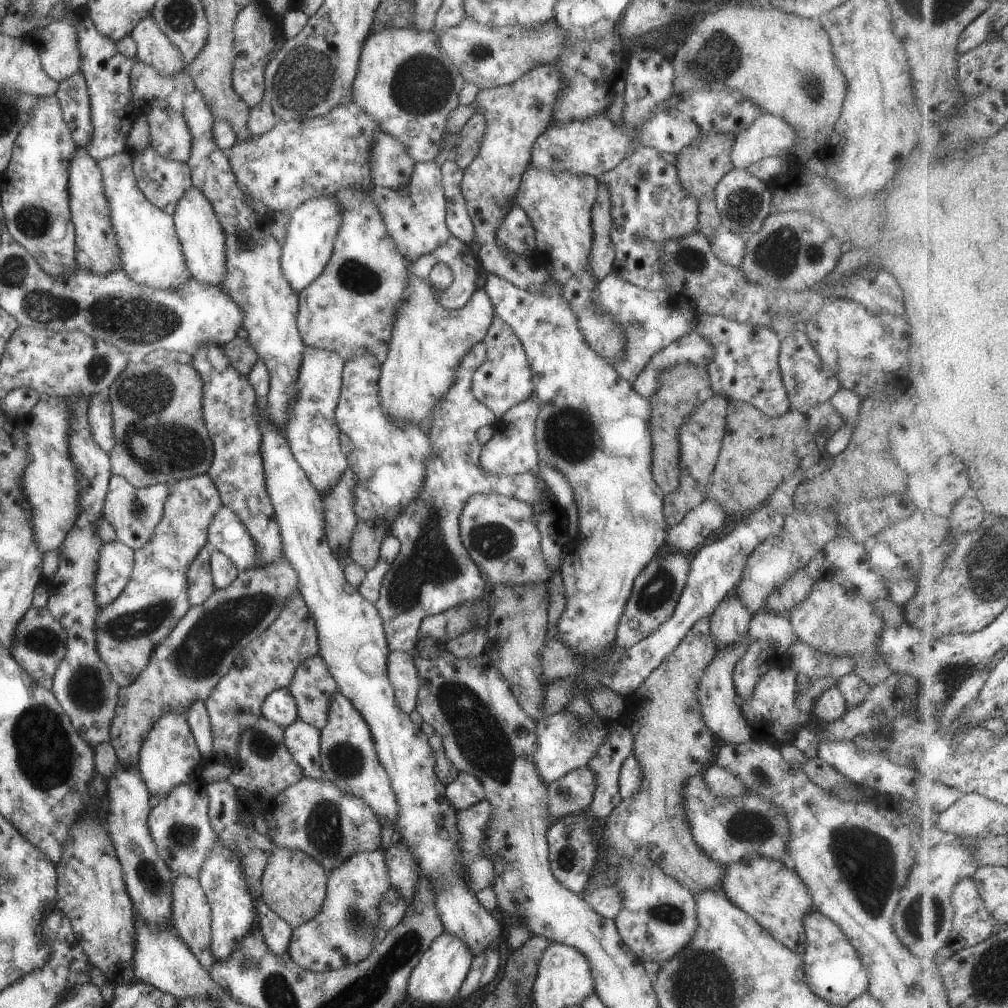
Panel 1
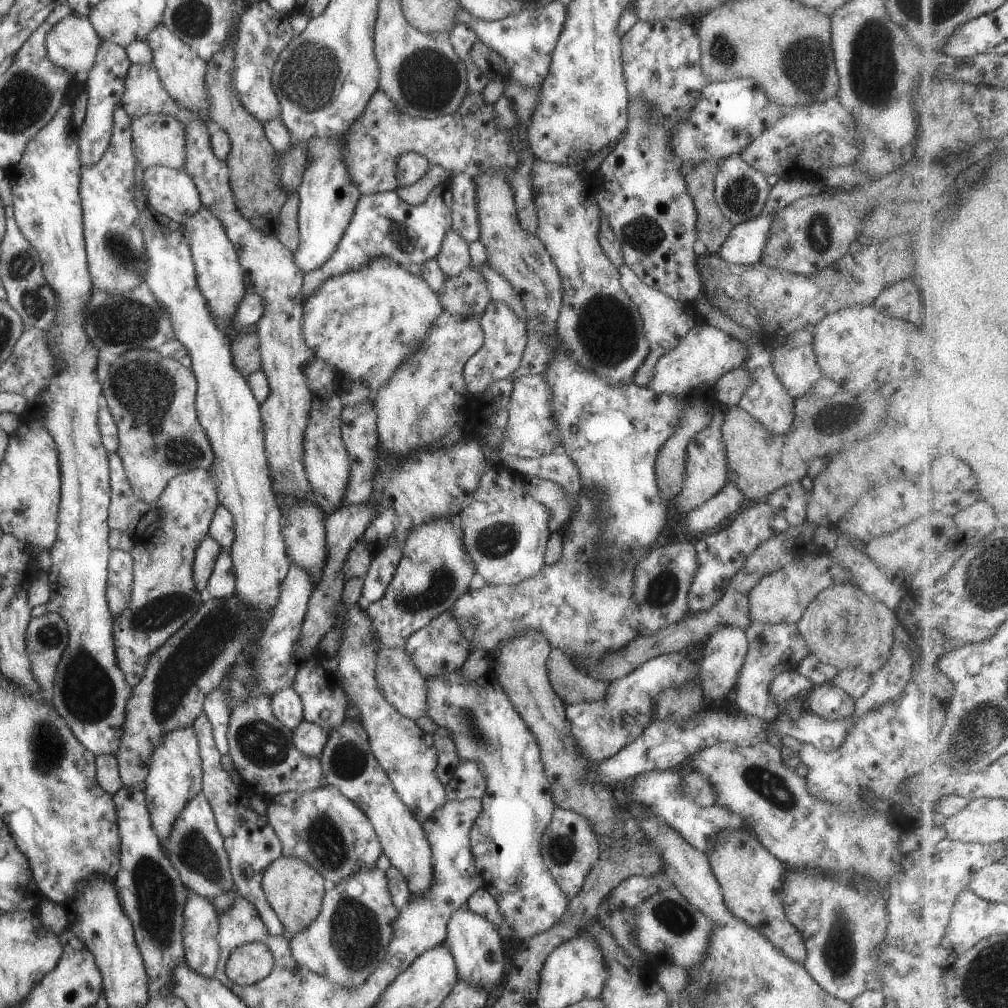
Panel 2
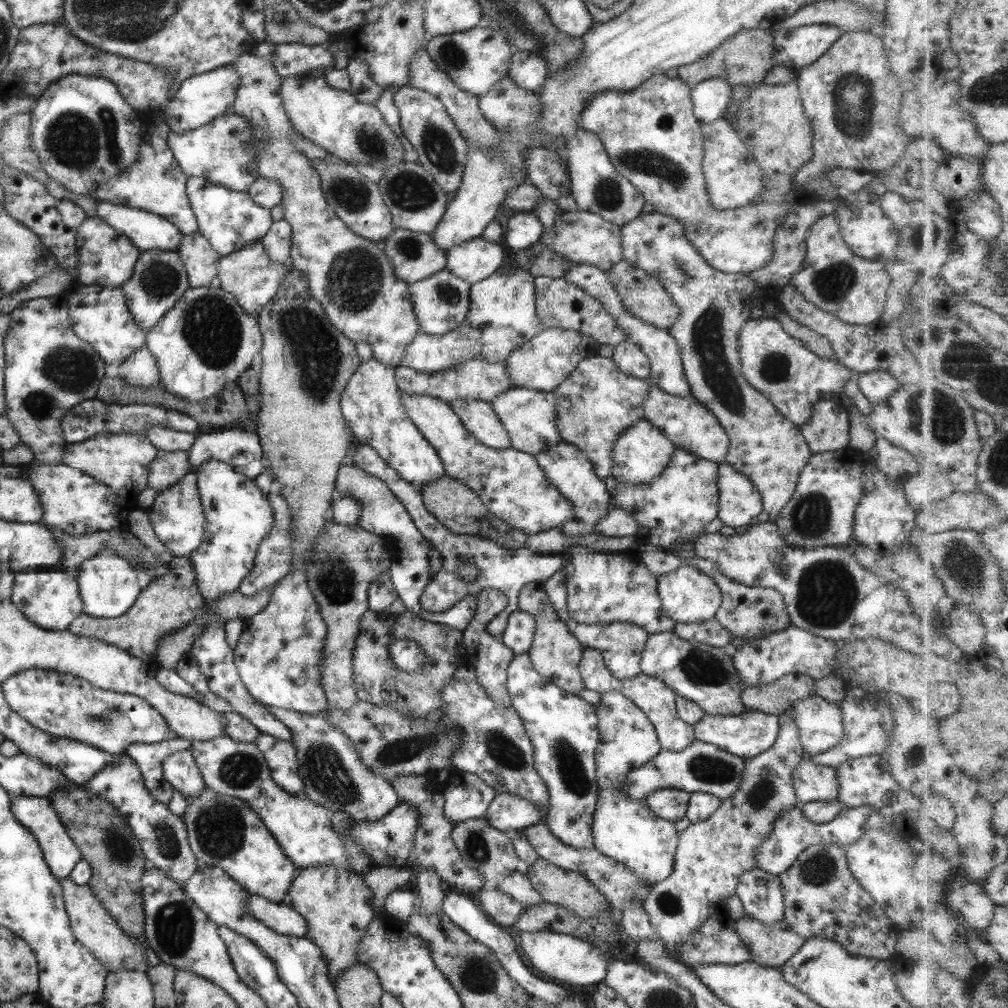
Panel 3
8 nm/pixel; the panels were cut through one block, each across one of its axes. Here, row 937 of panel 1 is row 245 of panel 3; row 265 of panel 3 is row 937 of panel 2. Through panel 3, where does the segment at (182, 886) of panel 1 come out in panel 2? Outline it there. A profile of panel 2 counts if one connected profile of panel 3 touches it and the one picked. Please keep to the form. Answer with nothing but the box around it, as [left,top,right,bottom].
[183,893,218,979]

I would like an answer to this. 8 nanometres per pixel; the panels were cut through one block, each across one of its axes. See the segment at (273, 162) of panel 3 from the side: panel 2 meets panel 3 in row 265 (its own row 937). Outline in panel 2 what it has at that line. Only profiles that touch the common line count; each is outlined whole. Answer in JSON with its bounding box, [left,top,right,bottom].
[288,865,399,988]

